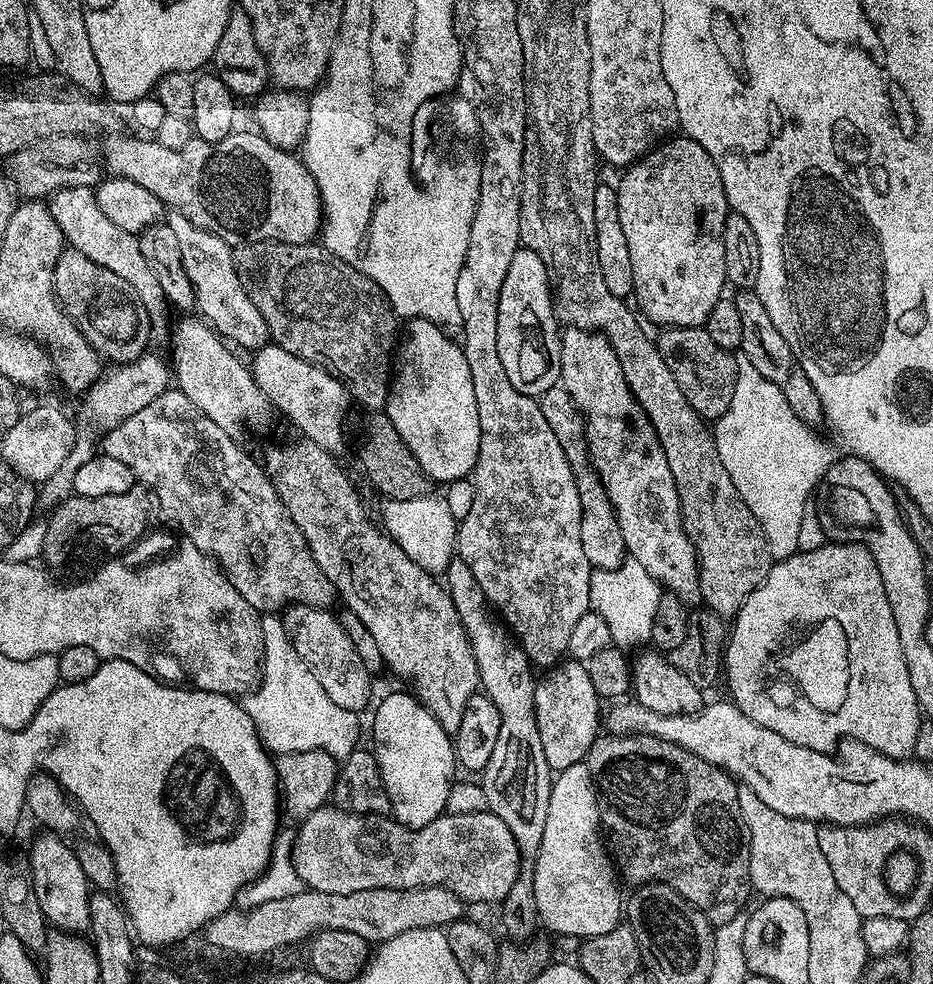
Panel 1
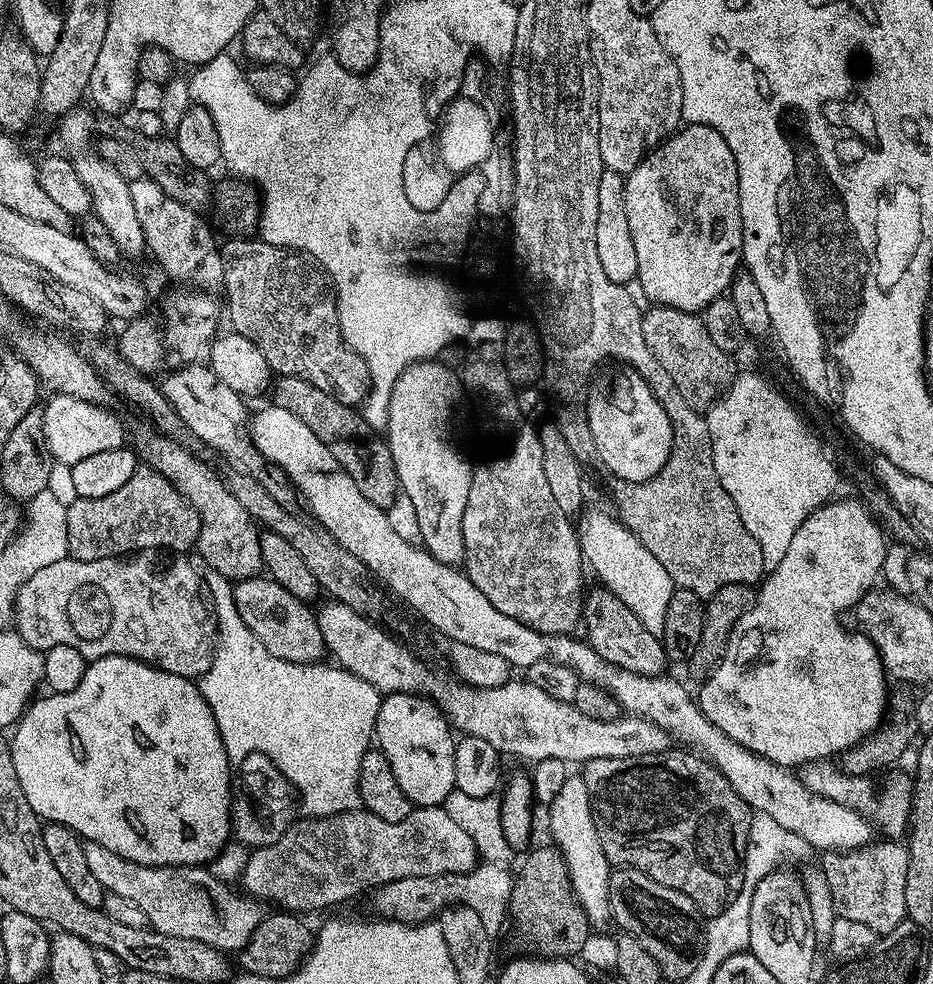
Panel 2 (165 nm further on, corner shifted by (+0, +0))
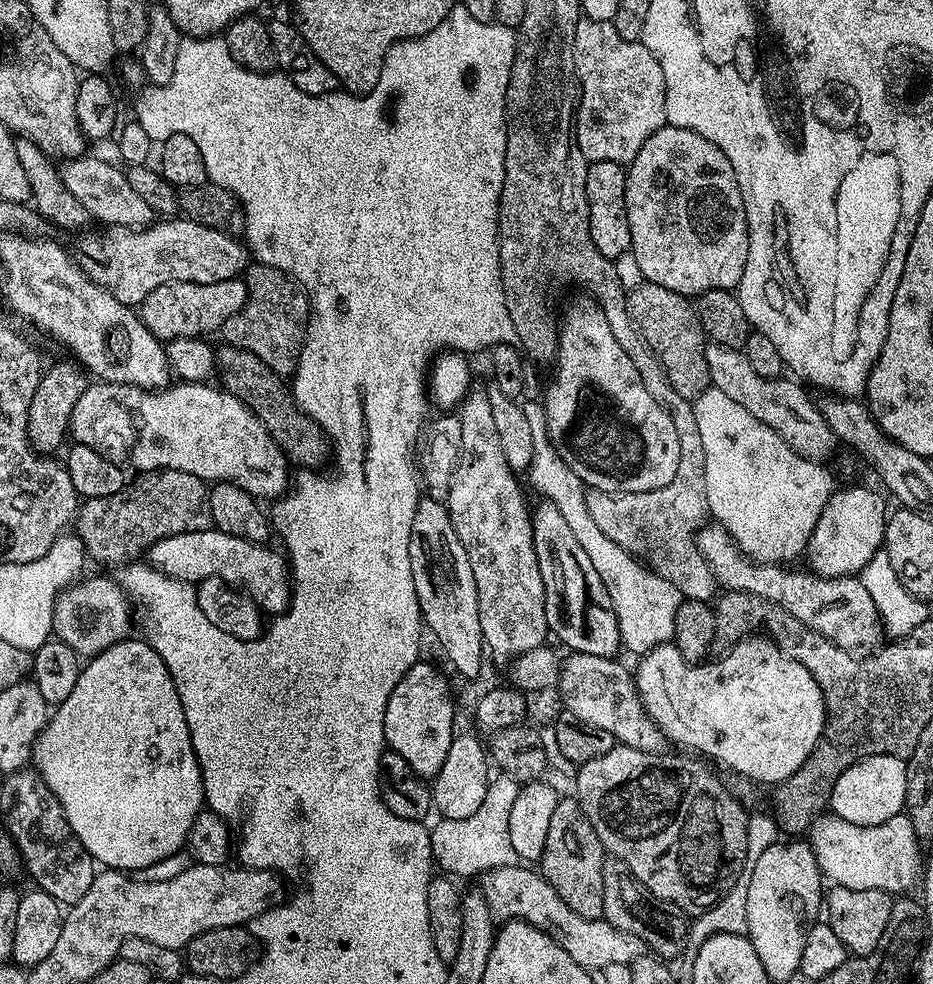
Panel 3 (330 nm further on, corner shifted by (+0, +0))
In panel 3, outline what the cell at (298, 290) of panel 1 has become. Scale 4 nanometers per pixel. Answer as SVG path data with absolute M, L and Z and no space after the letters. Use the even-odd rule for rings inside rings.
M249 263L242 279L248 288L248 297L242 310L224 323L222 329L223 343L233 344L235 348L241 348L258 358L262 358L262 362L266 362L266 366L274 369L280 377L291 377L292 373L296 371L296 358L300 354L300 346L304 343L304 330L308 327L308 296L292 277L269 264Z

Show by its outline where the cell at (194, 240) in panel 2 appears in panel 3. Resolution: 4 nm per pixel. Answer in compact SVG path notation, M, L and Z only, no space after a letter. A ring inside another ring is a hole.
M91 154L65 159L59 165L60 177L66 190L70 190L70 194L74 194L74 198L78 198L82 206L86 206L93 221L101 220L101 225L104 226L117 224L127 228L143 228L153 223L154 213L149 204L139 196L138 190L130 186L127 171L120 168Z

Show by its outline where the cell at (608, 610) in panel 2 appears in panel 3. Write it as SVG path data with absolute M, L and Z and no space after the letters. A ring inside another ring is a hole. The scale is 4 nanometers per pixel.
M545 499L539 503L537 508L535 505L531 509L530 515L536 561L544 587L544 609L549 633L557 636L572 652L615 657L616 651L621 651L622 641L608 588L598 570L594 570L586 550L578 546L578 538L574 538L558 506Z

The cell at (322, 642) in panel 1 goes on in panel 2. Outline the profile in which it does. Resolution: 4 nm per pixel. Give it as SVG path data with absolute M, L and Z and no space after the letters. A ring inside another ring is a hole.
M264 574L235 581L232 588L234 602L242 621L274 658L296 664L314 664L325 659L322 630L318 630L316 615L305 601L294 598L290 590L282 590L278 582Z

